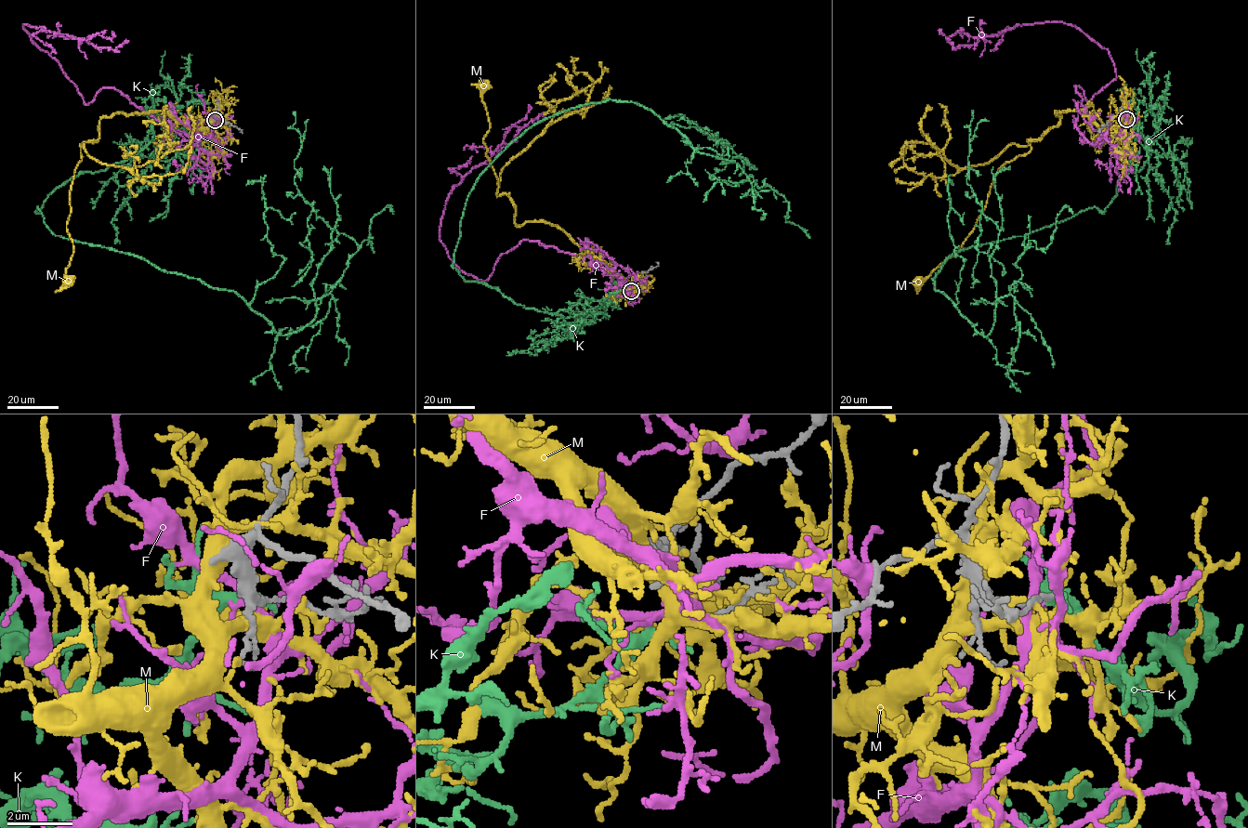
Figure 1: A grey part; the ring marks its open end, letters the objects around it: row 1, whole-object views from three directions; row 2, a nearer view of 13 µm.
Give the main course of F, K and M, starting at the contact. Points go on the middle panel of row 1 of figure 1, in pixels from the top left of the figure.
F: (632, 288), (609, 269), (529, 240), (479, 280), (440, 240), (449, 192), (545, 114)
K: (631, 291), (549, 313), (466, 282), (452, 266), (474, 183), (530, 127), (607, 99), (747, 164), (711, 138)
M: (635, 290), (556, 226), (516, 224), (513, 201), (497, 196), (483, 143), (490, 127), (484, 85)

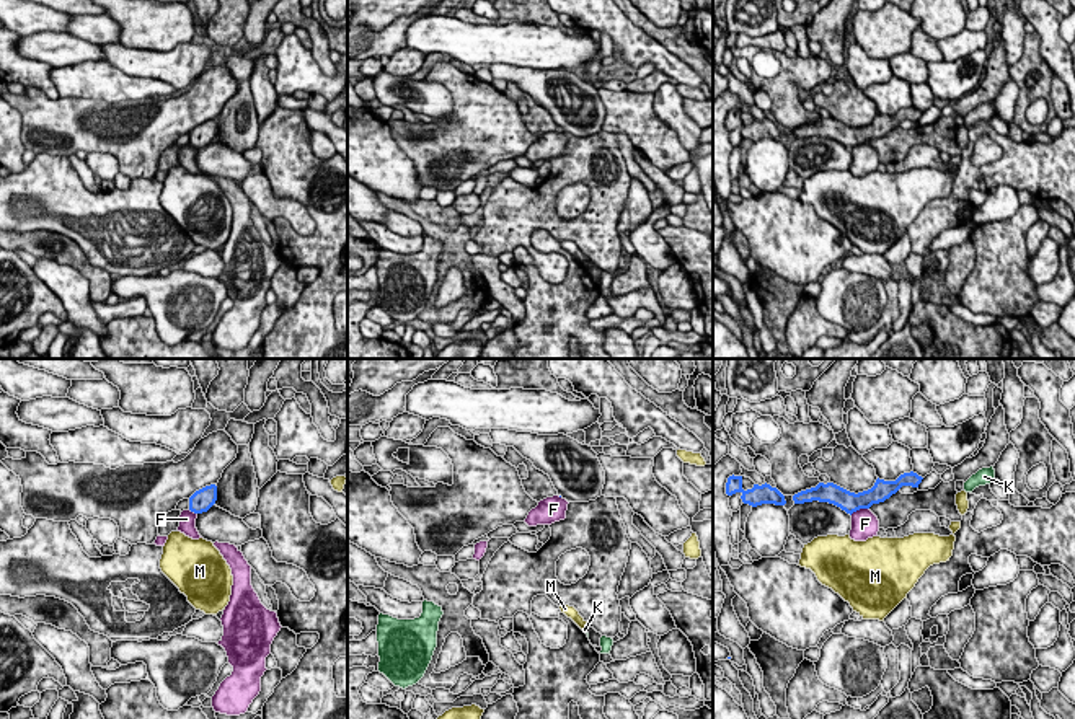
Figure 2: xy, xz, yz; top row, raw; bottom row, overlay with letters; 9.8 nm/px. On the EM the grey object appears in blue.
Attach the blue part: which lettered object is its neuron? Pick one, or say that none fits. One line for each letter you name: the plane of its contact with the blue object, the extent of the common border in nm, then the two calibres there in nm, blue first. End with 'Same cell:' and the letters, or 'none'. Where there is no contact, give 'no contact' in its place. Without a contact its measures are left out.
K: no contact
Same cell: K

